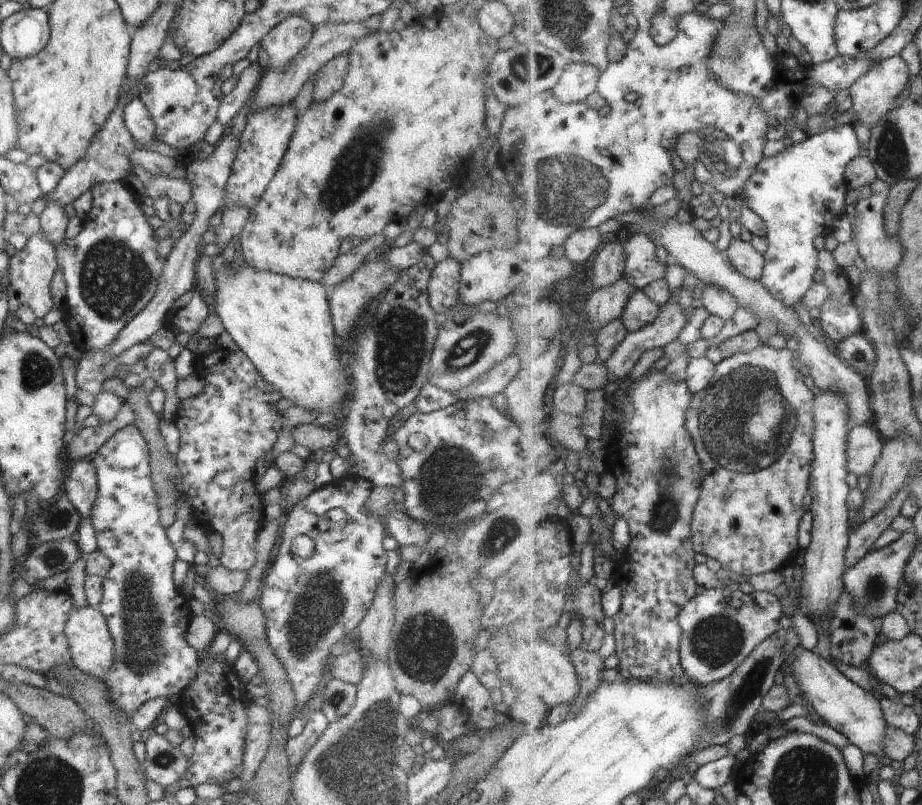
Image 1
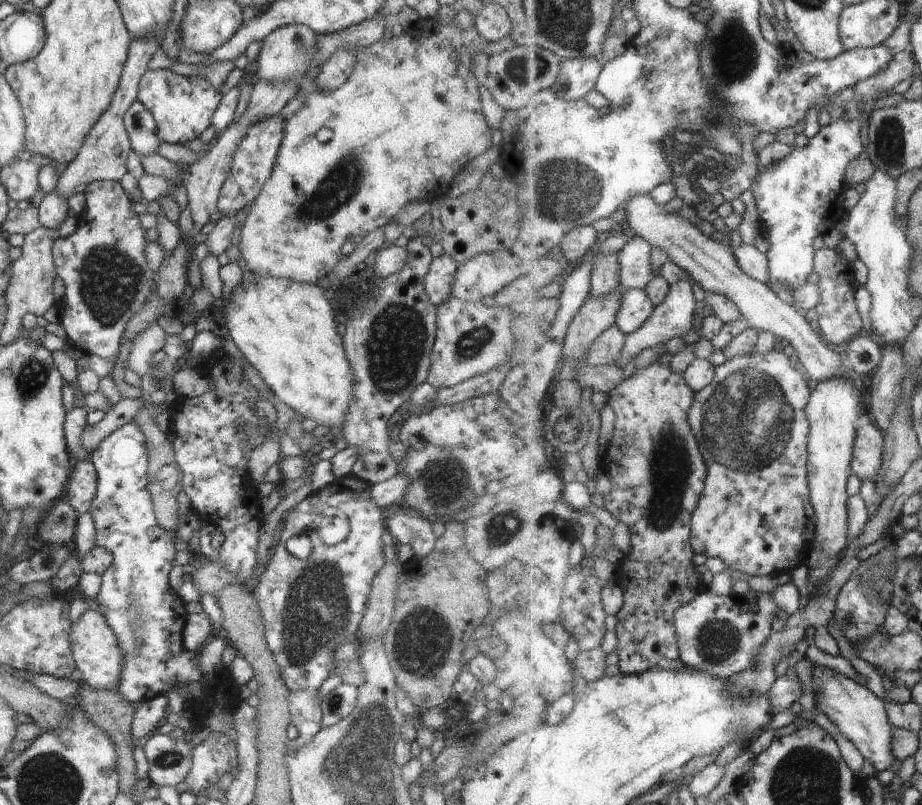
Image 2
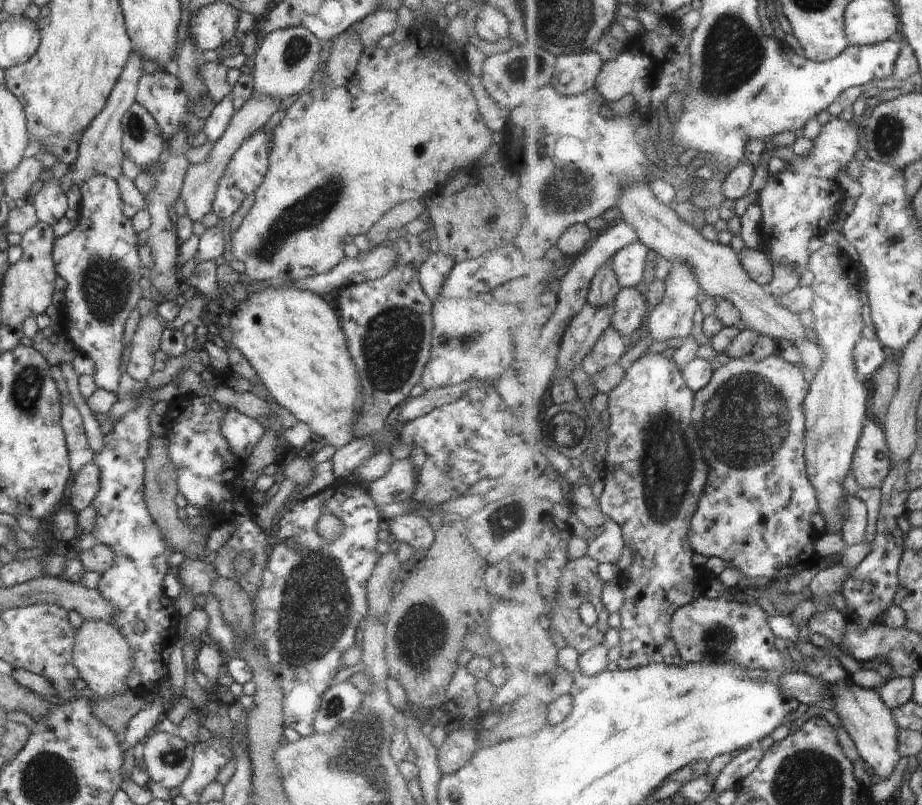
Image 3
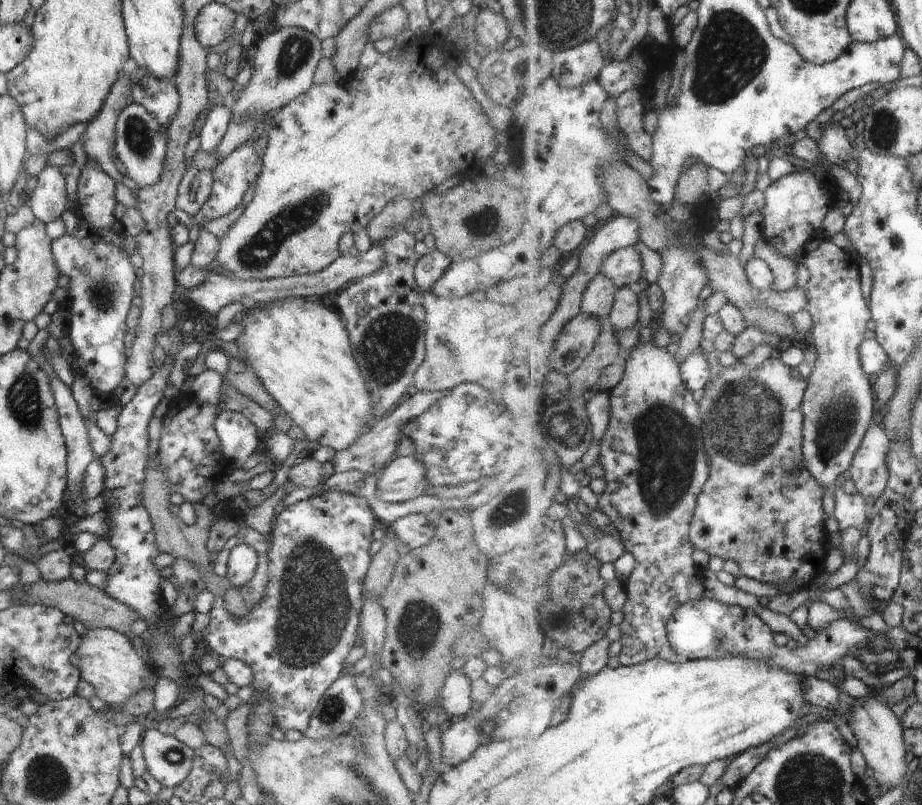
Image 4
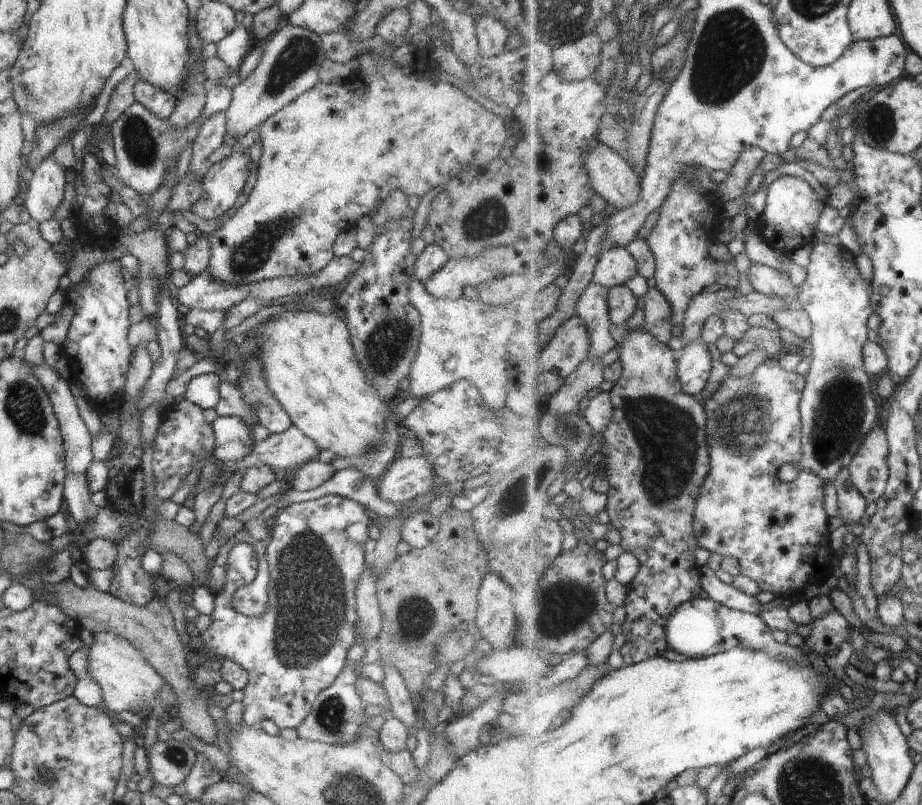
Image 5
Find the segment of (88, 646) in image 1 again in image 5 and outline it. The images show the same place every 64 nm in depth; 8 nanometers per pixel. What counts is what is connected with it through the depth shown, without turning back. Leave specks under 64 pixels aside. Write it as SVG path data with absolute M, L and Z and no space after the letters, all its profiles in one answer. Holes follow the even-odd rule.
M100 631L93 635L93 643L87 650L88 674L100 685L106 708L114 713L138 709L140 716L151 716L156 693L166 685L165 680L125 638L112 631Z

